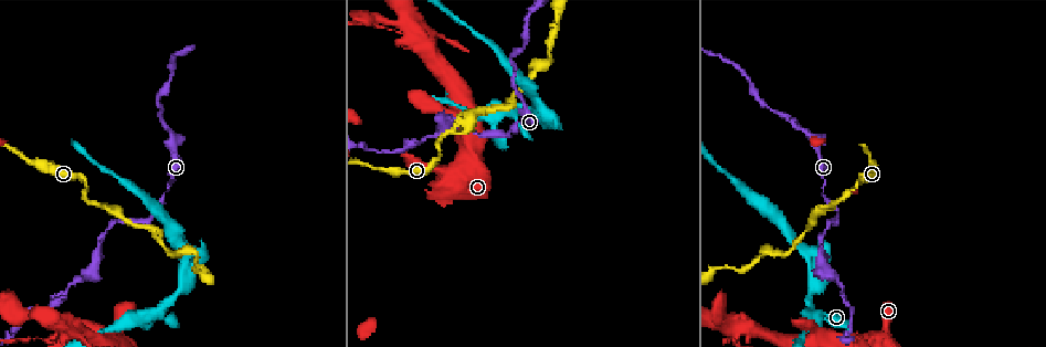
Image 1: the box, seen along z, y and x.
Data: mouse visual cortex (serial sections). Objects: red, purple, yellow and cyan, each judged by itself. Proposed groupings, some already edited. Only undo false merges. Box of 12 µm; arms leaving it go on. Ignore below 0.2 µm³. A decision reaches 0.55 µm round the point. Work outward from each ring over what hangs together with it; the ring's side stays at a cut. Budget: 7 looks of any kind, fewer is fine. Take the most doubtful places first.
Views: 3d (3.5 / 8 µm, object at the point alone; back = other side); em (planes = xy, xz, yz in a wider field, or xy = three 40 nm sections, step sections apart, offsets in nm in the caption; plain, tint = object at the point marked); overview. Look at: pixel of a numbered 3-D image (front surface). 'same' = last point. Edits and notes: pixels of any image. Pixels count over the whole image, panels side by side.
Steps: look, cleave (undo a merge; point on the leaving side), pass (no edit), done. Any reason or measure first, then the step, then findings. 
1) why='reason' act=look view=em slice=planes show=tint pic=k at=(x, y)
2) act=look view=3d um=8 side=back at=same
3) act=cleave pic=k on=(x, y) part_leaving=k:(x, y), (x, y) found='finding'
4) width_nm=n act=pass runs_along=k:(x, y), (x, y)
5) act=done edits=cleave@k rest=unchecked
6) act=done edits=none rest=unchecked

why='abrupt turn' act=look view=3d um=3.5 pic=1 at=(381, 153)

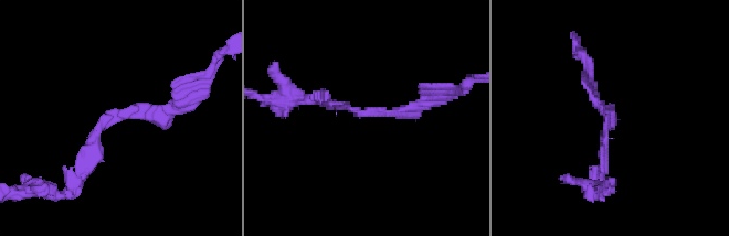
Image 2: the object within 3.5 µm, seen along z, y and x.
act=look view=em slice=xy step=1 show=tint pic=2 at=(364, 112)

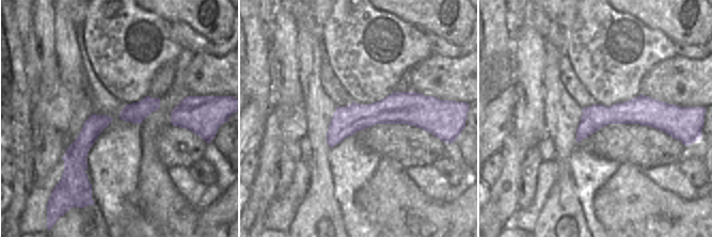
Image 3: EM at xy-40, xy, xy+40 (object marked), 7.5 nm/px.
act=look view=em slice=planes show=tint at=same

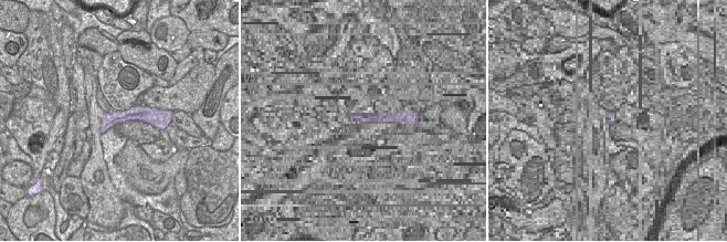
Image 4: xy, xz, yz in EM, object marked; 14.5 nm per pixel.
act=pass runs_along=2:(431, 100), (410, 111), (328, 104) found='one cell here'

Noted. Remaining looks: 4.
why='abrupt turn' act=look view=3d um=3.5 pic=1 at=(551, 118)

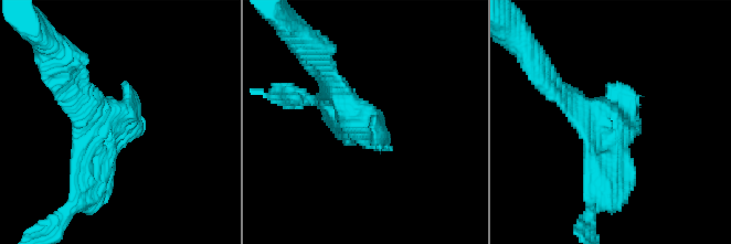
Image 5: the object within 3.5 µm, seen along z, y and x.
why='shape alone is not enough' act=look view=em slice=planes show=tint pic=5 at=(115, 120)

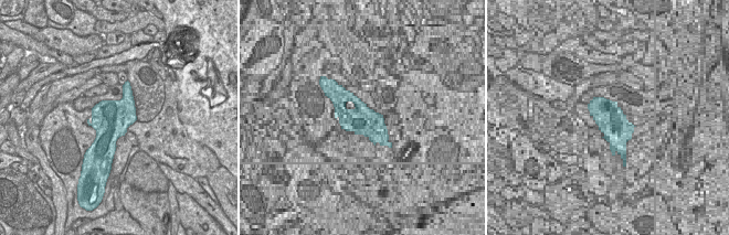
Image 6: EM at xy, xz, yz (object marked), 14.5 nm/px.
act=pass runs_along=5:(612, 184), (617, 127), (561, 89) found='continuous, no second cell'

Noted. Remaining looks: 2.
act=look view=3d um=3.5 side=back pic=1 at=(194, 256)

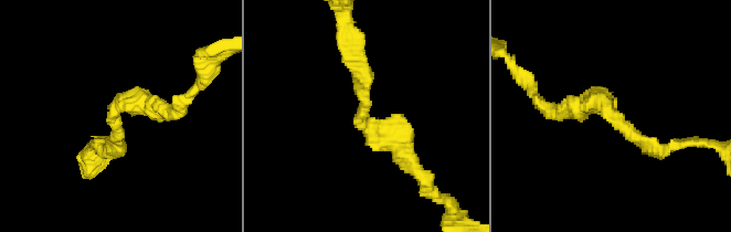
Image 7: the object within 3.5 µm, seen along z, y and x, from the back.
arm_widths_nm=200,250 act=look view=em slice=xy step=2 show=tint pic=7 at=(117, 109)

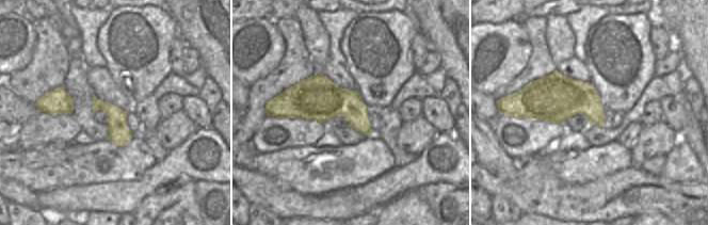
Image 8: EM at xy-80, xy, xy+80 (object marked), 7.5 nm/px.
act=pass runs_along=7:(414, 169), (363, 124), (360, 64) found='all the same cell'

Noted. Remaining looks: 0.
act=done edits=none rest=unchecked

